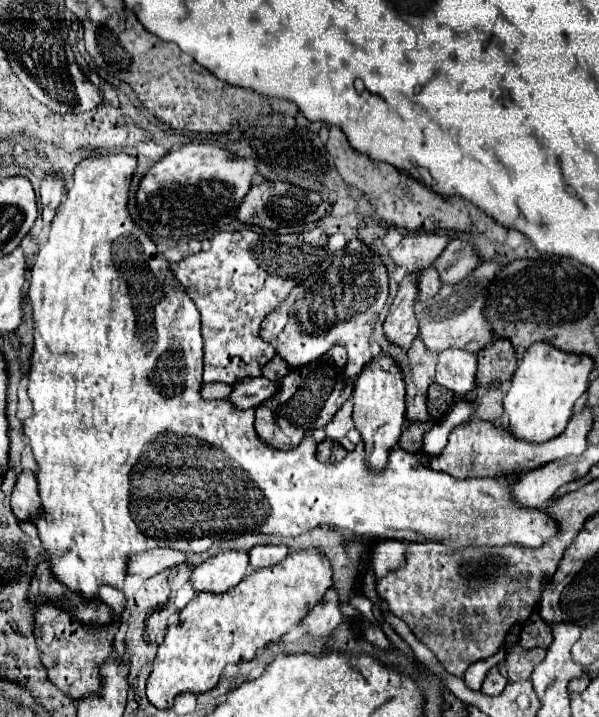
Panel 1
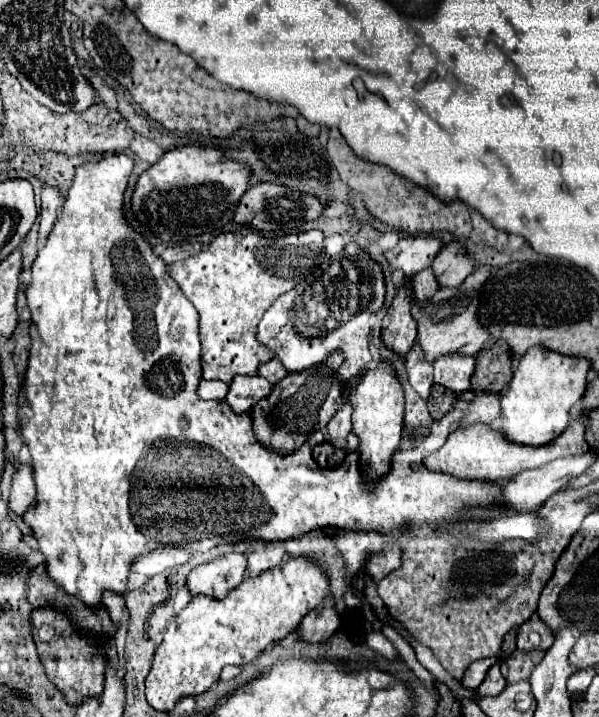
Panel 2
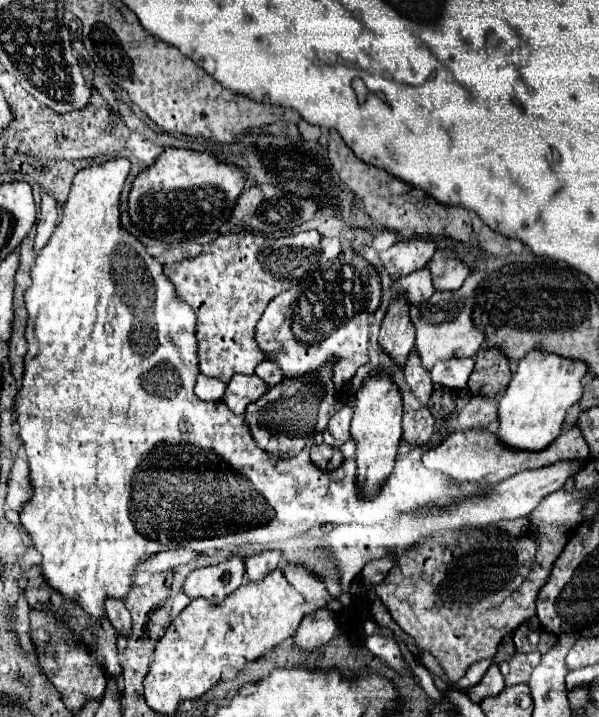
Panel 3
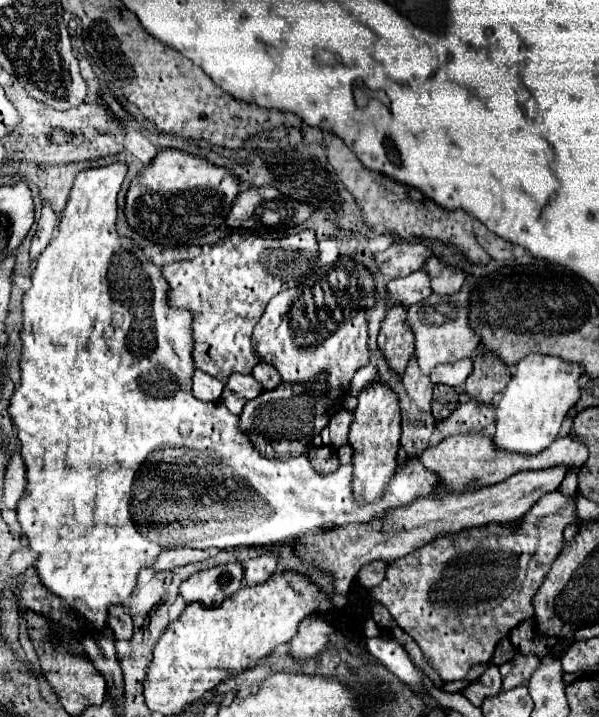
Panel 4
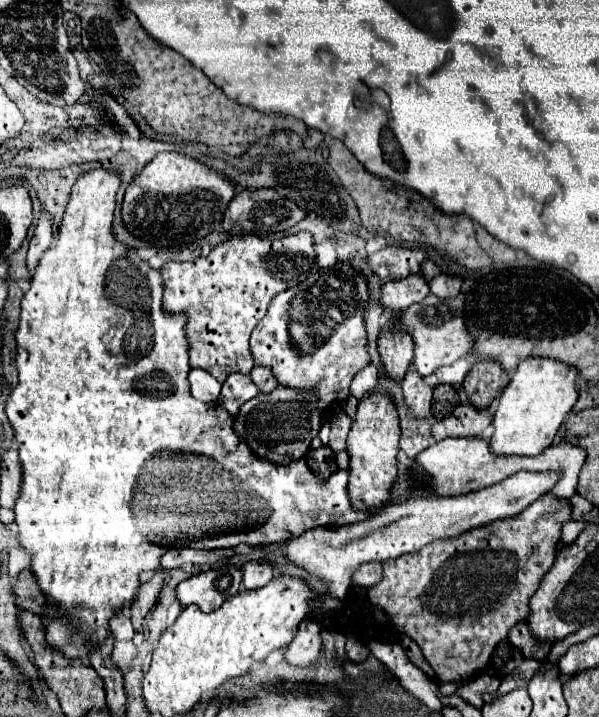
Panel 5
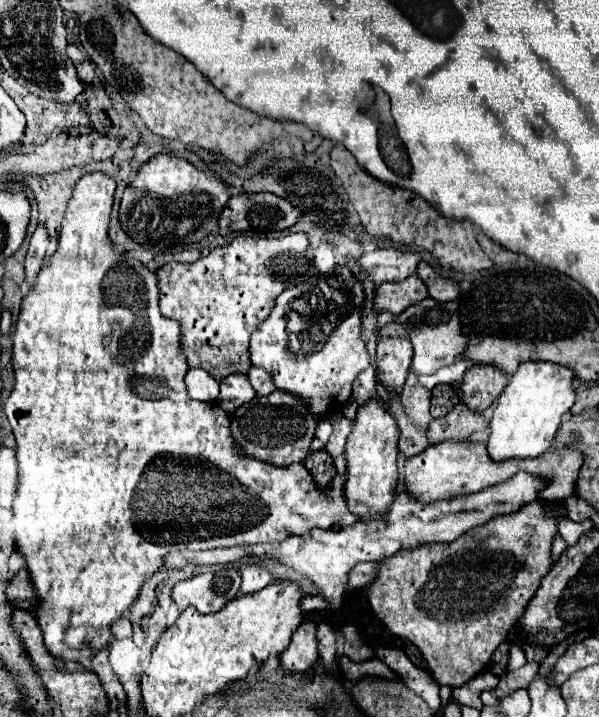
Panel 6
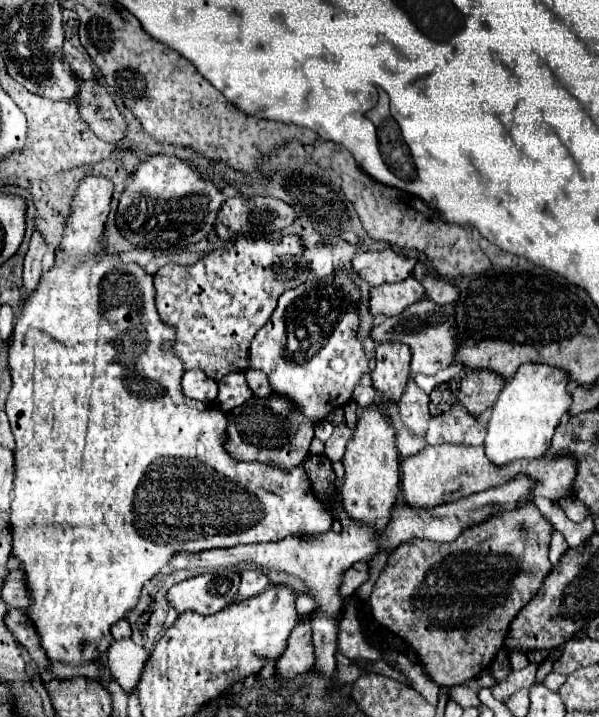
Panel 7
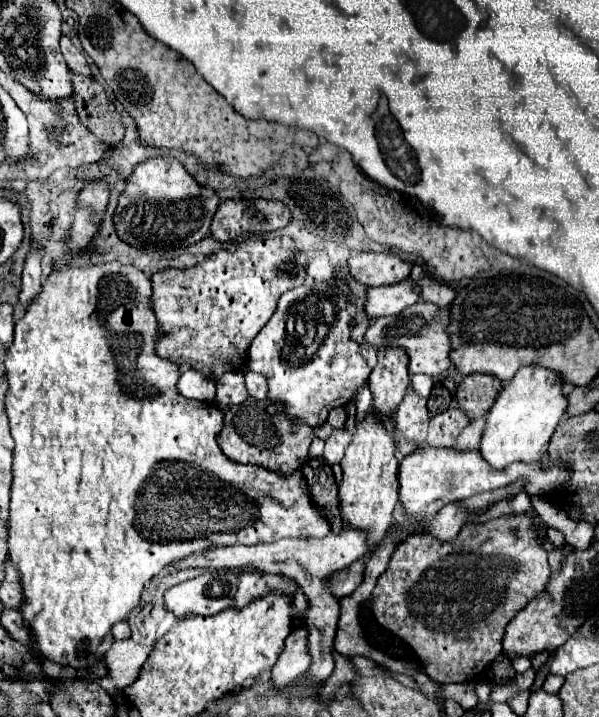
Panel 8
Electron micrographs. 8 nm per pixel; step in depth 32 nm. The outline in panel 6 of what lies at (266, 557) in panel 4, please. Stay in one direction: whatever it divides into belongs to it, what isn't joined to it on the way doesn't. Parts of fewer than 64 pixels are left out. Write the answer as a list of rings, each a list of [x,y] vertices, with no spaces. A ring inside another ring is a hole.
[[[246,566],[242,570],[240,594],[248,594],[248,592],[262,590],[264,586],[270,584],[270,580],[272,580],[272,574],[264,566]]]

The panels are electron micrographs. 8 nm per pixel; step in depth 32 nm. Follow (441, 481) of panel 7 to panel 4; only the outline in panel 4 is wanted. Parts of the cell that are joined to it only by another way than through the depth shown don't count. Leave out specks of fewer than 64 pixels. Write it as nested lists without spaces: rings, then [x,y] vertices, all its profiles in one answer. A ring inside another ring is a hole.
[[[482,432],[476,434],[456,434],[444,438],[440,444],[426,448],[420,454],[420,462],[428,466],[434,472],[440,472],[448,484],[456,484],[456,488],[464,488],[464,484],[476,484],[478,488],[498,484],[500,480],[506,480],[508,476],[522,472],[522,470],[532,470],[532,456],[528,454],[514,454],[514,452],[504,452],[498,450],[492,442],[490,436],[484,436]]]

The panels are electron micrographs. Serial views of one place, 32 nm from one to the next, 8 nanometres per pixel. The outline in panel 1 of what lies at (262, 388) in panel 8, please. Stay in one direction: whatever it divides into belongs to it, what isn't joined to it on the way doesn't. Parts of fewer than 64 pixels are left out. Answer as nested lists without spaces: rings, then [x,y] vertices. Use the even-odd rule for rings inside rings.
[[[274,356],[266,366],[264,366],[264,376],[268,378],[268,380],[282,380],[286,374],[288,374],[288,364],[286,364],[286,360],[282,358],[282,356]]]

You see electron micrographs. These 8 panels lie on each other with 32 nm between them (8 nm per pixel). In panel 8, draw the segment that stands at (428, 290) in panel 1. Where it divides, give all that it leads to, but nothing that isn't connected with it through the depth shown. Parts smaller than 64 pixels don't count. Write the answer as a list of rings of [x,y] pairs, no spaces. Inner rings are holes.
[[[410,278],[398,284],[368,288],[366,312],[370,318],[394,316],[394,314],[400,314],[410,304],[416,304],[418,298],[420,298],[420,286]]]

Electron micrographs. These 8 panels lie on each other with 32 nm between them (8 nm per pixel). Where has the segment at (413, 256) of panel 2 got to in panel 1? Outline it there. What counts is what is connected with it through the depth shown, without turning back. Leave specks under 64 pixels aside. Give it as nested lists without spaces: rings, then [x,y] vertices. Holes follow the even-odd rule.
[[[434,232],[408,234],[390,254],[398,266],[404,266],[408,272],[416,272],[432,266],[432,262],[444,252],[448,242],[450,238],[444,234]]]

